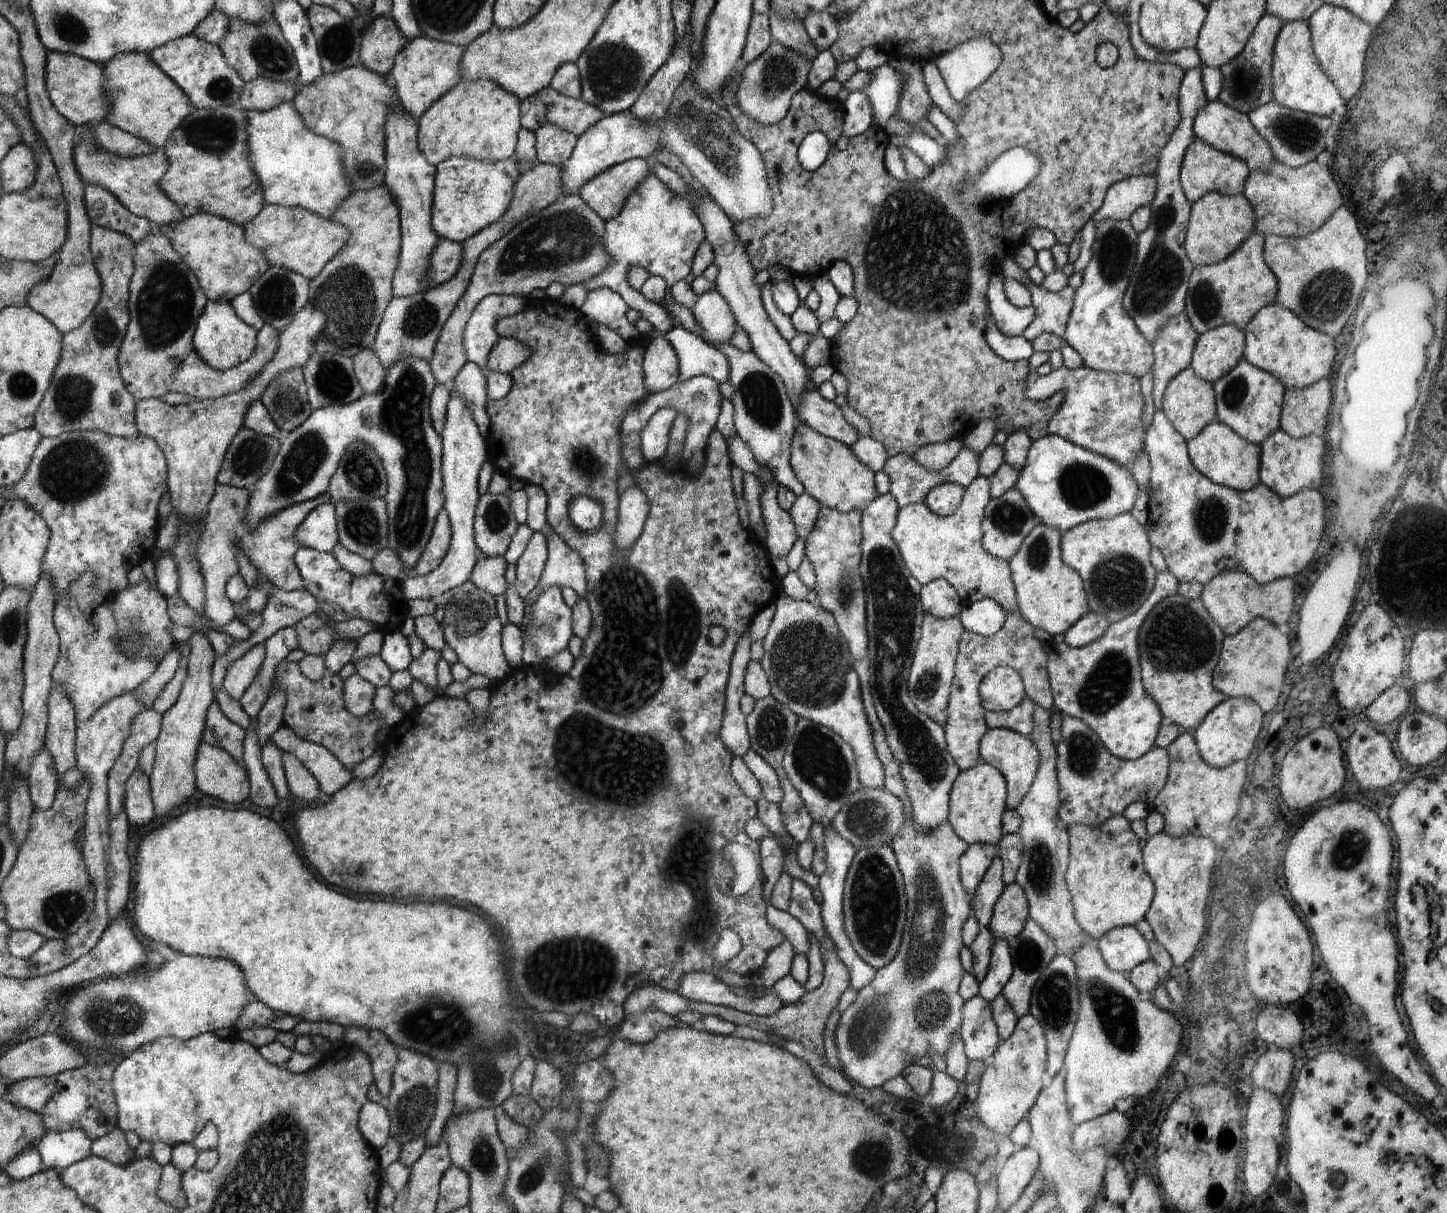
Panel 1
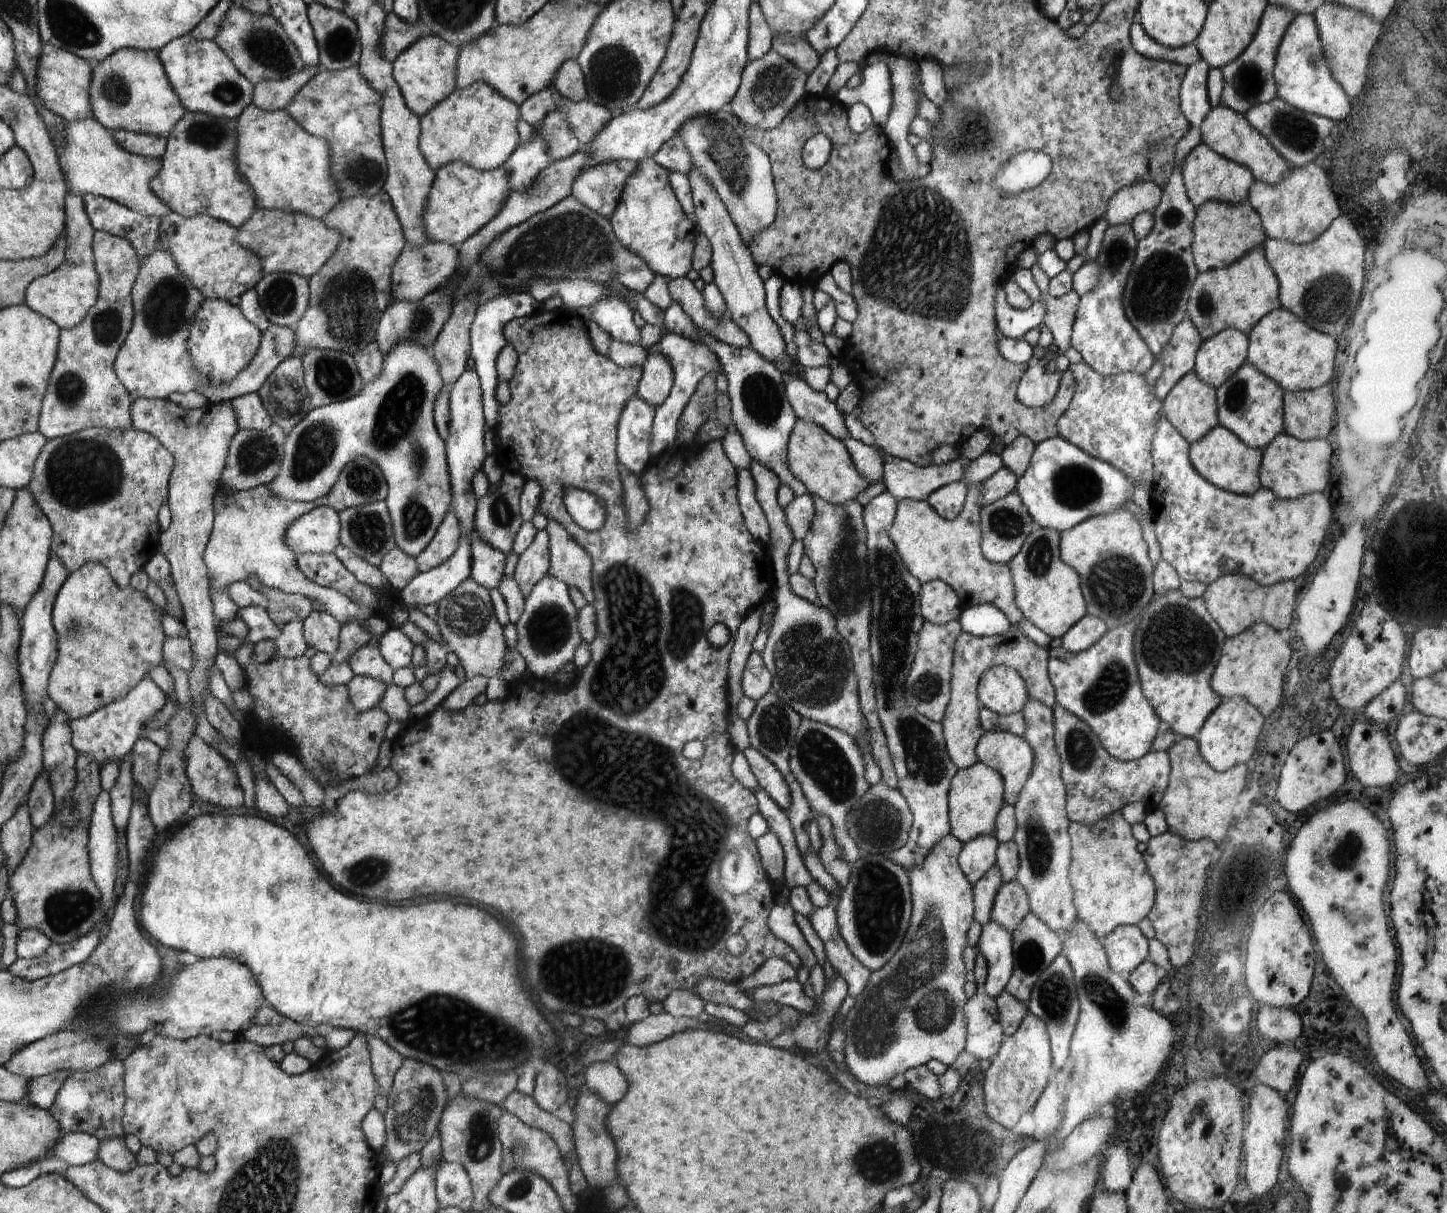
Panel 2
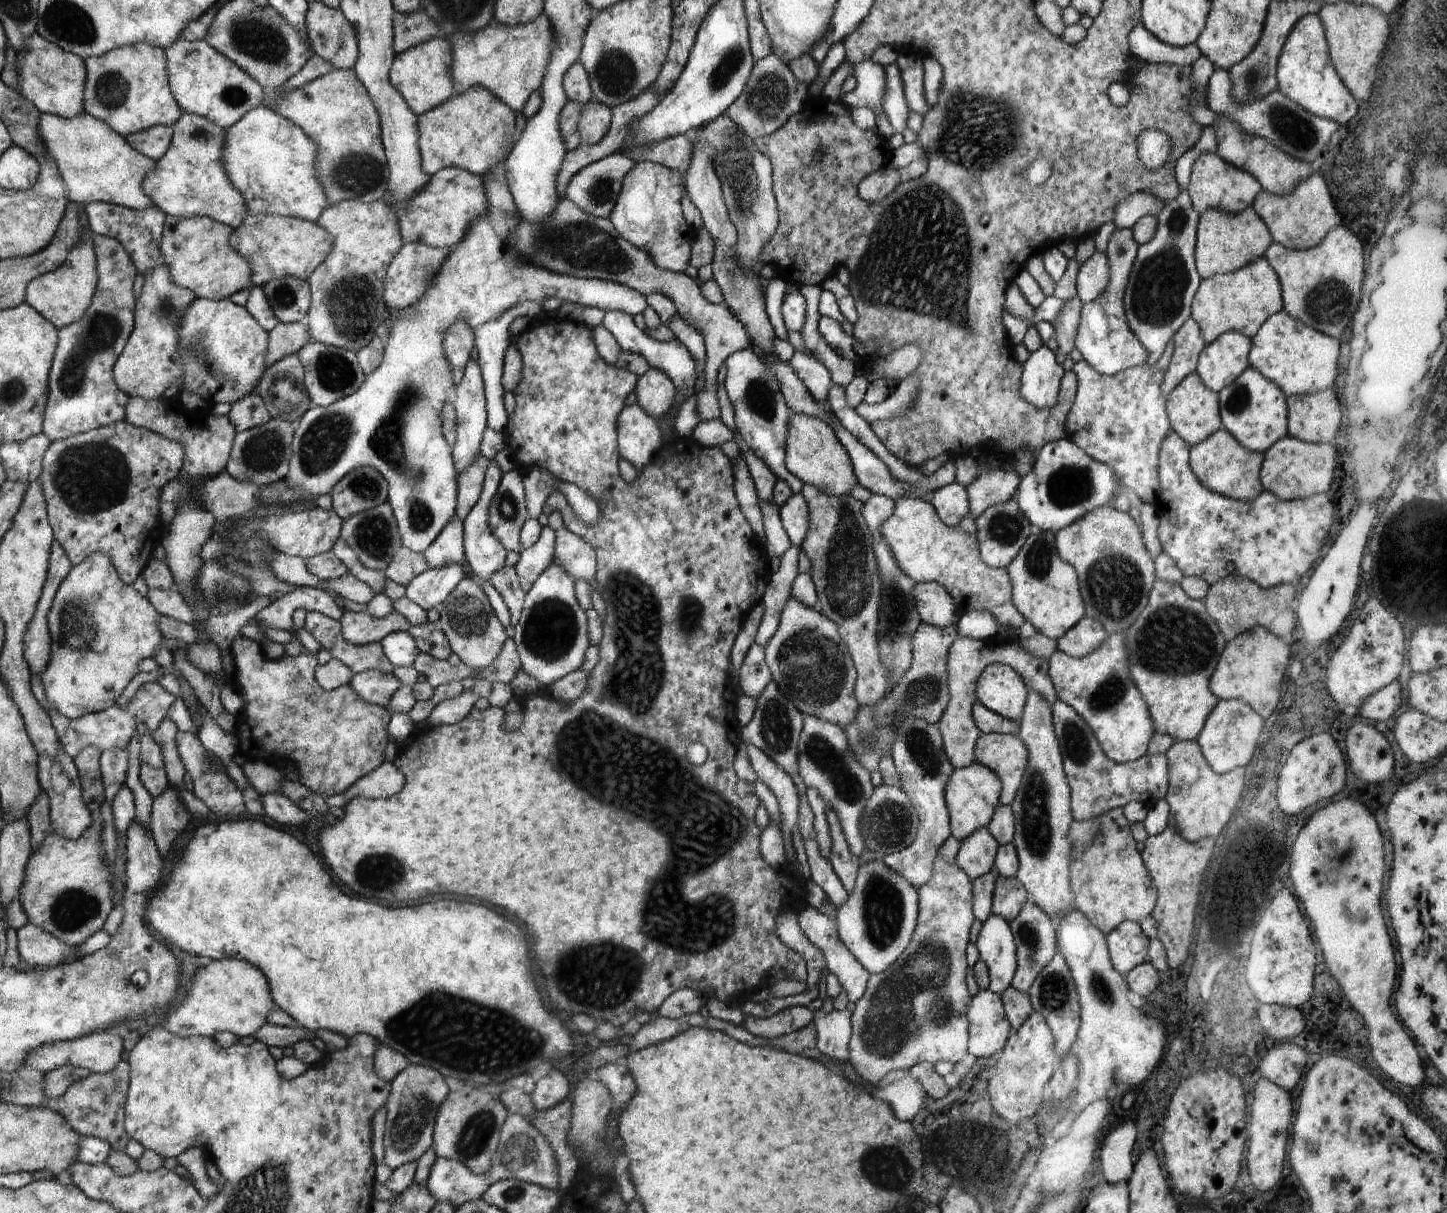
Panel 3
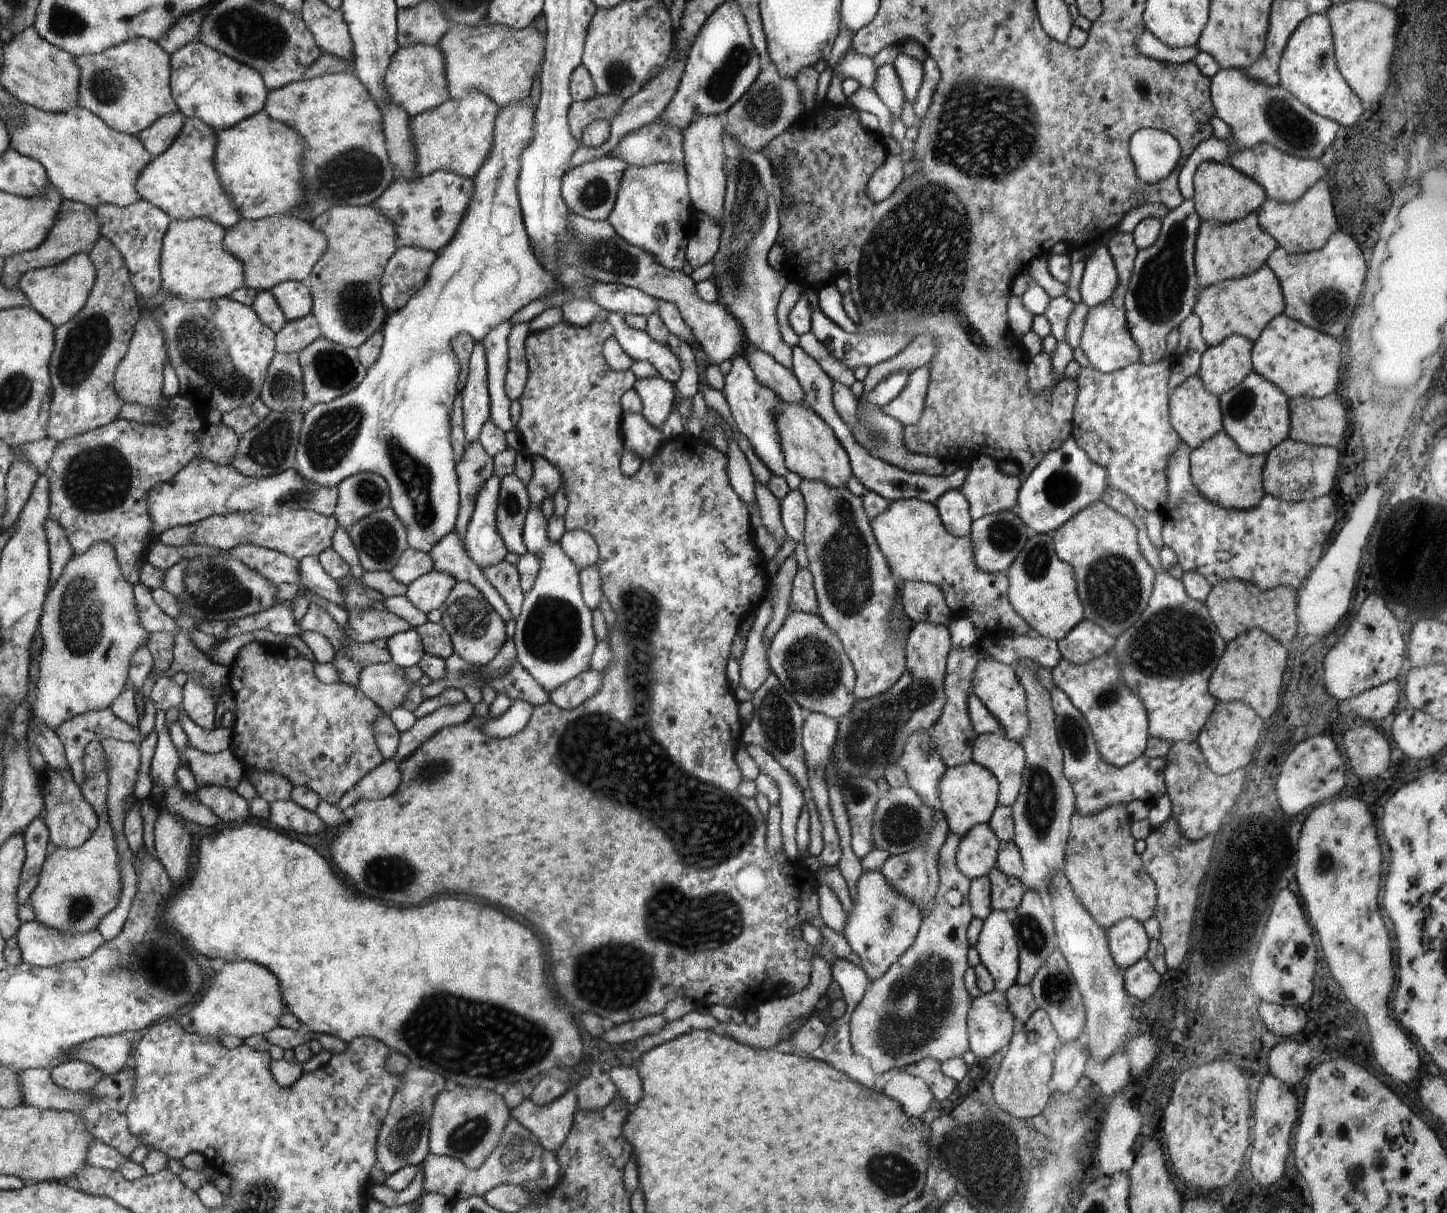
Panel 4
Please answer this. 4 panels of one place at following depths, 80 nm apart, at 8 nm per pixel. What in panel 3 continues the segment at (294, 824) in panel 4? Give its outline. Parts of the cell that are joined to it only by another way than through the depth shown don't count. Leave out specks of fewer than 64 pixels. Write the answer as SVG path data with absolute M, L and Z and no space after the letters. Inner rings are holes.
M280 792L262 795L262 808L264 813L278 824L302 826L310 820L310 816L304 810L290 802Z

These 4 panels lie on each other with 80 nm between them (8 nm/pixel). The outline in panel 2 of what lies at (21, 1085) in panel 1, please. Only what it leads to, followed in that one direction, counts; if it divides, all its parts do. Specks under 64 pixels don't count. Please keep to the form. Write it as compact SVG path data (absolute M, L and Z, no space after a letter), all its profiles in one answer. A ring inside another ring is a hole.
M64 1070L52 1075L31 1079L28 1082L28 1092L30 1092L28 1103L48 1111L54 1104L58 1090L70 1074L72 1074L72 1071Z

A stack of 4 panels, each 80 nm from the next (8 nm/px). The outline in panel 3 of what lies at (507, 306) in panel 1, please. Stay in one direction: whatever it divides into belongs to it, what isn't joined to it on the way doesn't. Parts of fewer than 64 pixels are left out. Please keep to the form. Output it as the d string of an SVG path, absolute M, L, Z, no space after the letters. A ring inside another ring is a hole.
M524 300L518 302L516 306L511 306L496 320L490 320L486 324L482 324L480 328L474 328L475 336L475 355L480 366L480 374L484 384L487 424L488 428L492 428L495 432L504 433L504 428L508 424L509 407L504 404L504 386L502 386L502 378L504 378L504 360L506 360L506 352L512 346L512 324L516 324L516 318L529 316L535 319L541 316L543 309L540 303L533 300Z

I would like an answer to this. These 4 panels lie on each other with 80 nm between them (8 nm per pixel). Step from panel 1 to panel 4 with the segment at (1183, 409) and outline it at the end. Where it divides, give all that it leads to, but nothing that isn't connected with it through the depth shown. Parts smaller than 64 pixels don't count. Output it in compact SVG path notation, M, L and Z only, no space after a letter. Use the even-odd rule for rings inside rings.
M1198 375L1186 378L1169 394L1169 420L1172 429L1190 450L1223 431L1222 412L1218 397L1208 392Z

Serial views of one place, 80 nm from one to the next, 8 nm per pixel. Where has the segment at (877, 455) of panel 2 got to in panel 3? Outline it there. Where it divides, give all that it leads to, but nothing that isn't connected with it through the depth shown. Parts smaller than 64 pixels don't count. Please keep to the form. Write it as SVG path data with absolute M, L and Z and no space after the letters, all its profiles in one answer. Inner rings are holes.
M837 419L834 420L833 432L852 462L858 485L876 488L881 496L888 496L894 501L910 495L910 492L906 492L903 488L894 488L902 486L902 482L894 480L894 476L890 474L890 470L887 470L882 460L854 438Z

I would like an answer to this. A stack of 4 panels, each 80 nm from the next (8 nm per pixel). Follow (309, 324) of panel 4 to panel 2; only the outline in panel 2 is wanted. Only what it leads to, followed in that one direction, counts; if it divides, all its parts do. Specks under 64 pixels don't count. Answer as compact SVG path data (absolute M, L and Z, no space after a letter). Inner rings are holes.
M161 244L151 256L139 258L142 265L132 286L131 298L134 312L132 327L117 354L114 371L118 381L132 398L165 399L173 392L198 392L206 397L209 405L232 401L240 396L258 393L268 376L276 371L296 346L294 329L272 325L262 330L262 343L258 355L228 384L215 384L210 378L200 376L188 349L188 339L199 308L206 299L195 282L180 269L174 256Z

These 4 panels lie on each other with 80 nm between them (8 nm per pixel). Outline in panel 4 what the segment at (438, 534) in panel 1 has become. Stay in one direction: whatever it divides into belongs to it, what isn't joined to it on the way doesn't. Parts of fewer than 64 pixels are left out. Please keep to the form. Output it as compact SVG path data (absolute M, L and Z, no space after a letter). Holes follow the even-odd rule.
M457 532L446 535L431 548L430 554L435 564L434 569L452 575L457 582L466 581L475 585L506 622L511 618L510 608L500 593L488 582L482 568L471 559L462 537Z

